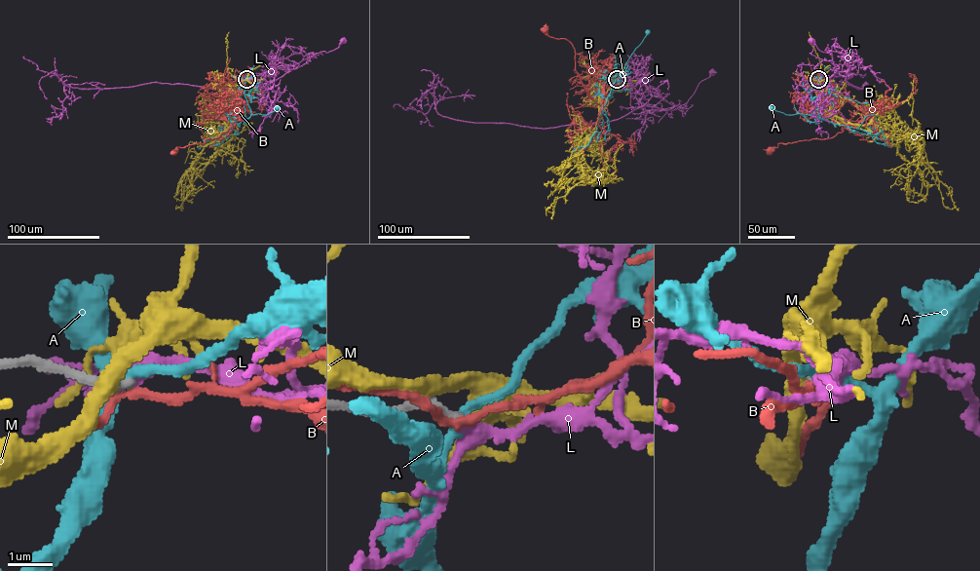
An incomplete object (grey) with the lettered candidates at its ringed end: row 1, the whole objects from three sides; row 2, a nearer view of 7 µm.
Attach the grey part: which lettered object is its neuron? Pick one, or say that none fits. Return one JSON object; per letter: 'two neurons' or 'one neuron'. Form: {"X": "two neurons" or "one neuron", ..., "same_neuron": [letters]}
{"A": "two neurons", "B": "two neurons", "L": "one neuron", "M": "two neurons", "same_neuron": ["L"]}

